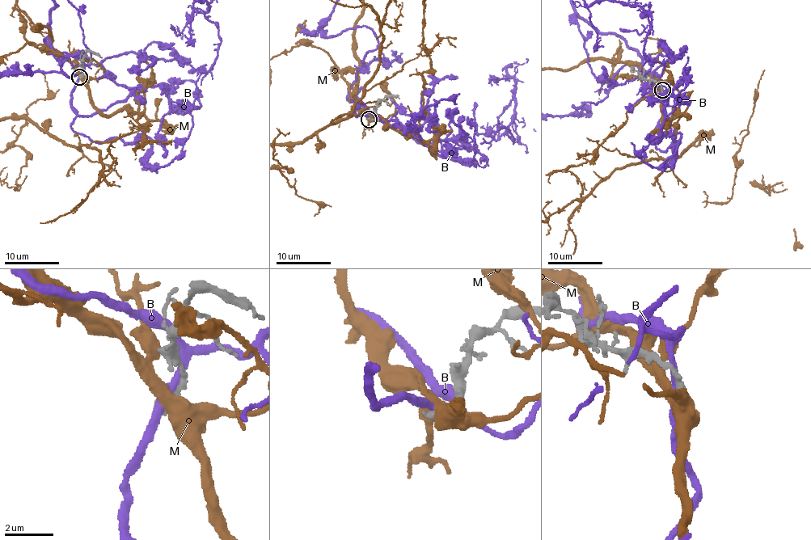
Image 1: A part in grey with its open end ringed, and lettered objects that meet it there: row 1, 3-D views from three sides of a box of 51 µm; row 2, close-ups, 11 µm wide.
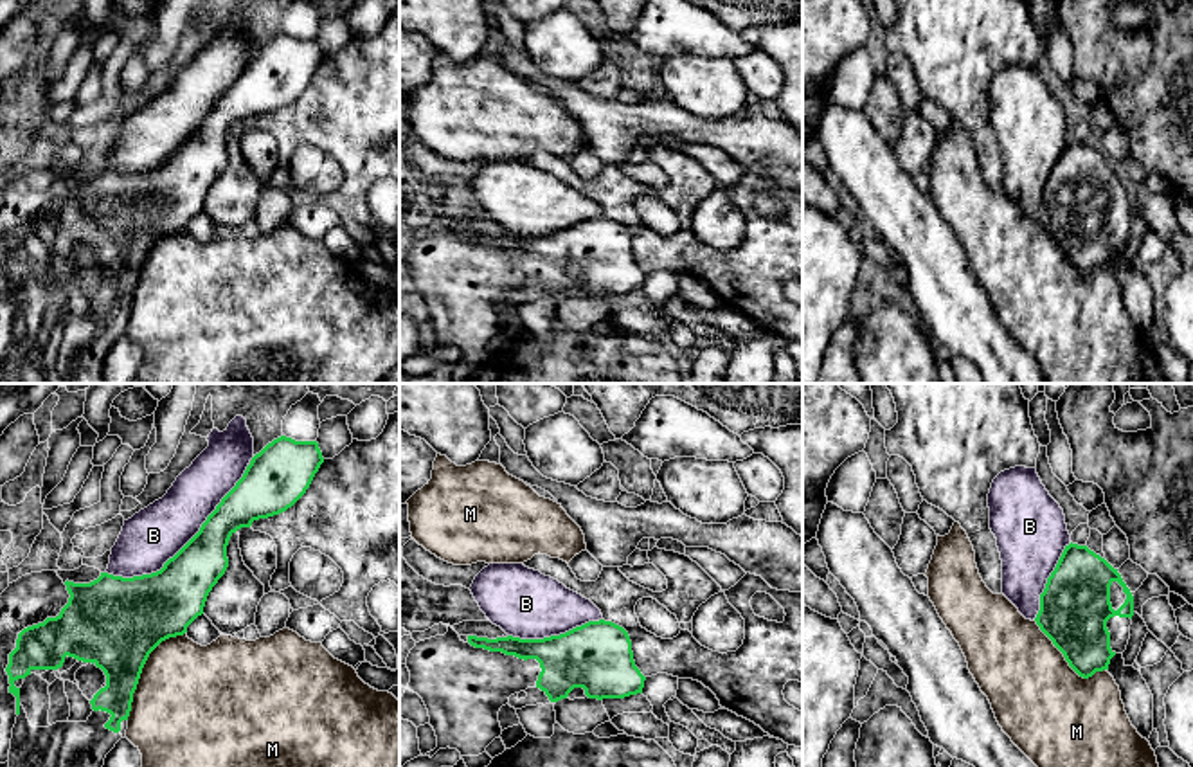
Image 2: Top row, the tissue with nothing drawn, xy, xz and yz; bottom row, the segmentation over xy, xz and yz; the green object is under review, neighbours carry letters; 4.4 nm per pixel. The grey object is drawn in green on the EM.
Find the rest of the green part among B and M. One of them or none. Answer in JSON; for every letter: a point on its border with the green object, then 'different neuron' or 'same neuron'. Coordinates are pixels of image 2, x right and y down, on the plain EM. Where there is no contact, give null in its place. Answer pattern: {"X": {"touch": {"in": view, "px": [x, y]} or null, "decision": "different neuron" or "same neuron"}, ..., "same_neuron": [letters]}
{"B": {"touch": {"in": "xy", "px": [186, 141]}, "decision": "different neuron"}, "M": {"touch": {"in": "xy", "px": [141, 267]}, "decision": "different neuron"}, "same_neuron": []}

